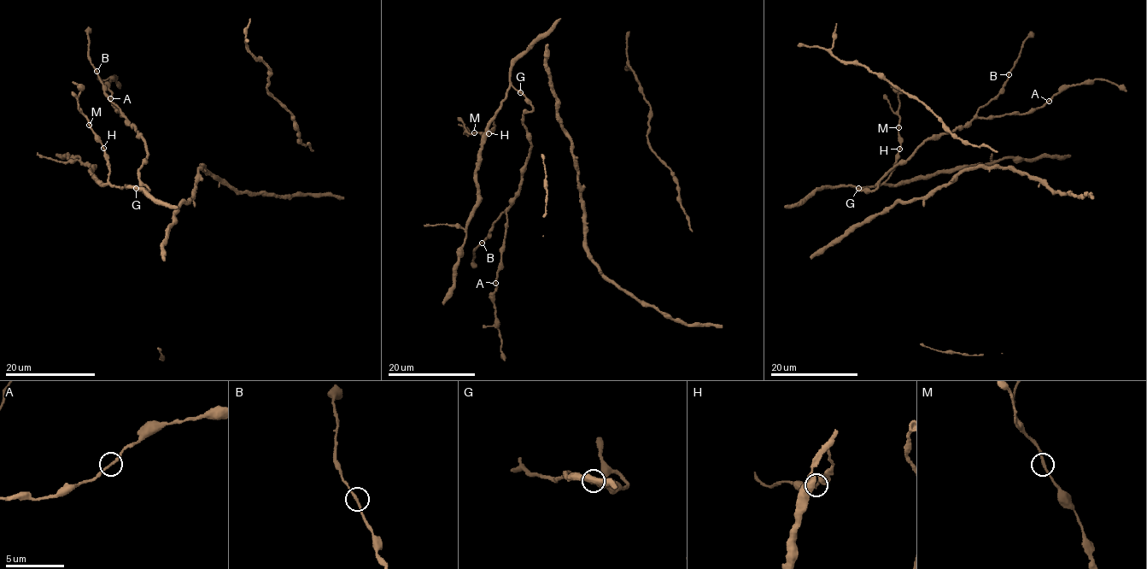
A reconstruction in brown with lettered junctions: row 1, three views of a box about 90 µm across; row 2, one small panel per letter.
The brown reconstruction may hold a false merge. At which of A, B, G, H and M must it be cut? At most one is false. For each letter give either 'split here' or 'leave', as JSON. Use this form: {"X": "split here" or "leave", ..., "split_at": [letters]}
{"A": "leave", "B": "leave", "G": "leave", "H": "leave", "M": "leave", "split_at": []}

